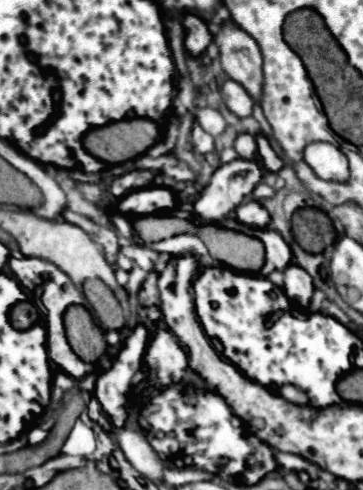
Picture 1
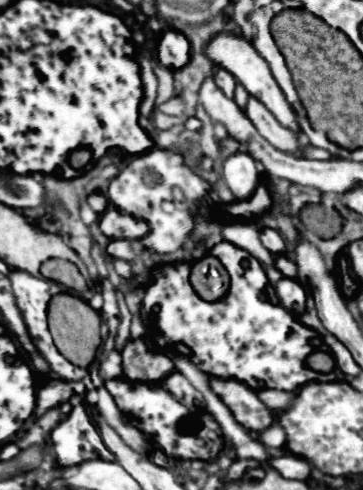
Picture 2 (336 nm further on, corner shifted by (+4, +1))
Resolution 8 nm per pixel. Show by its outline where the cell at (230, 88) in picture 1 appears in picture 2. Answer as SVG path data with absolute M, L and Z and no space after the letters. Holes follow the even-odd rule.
M218 68L214 72L214 80L216 80L216 86L228 96L228 98L234 98L234 86L236 86L236 80L230 72L226 72L224 68Z

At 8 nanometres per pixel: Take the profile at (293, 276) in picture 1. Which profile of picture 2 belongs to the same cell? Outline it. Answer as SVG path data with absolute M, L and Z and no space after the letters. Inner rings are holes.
M282 278L278 284L276 284L276 292L278 292L278 298L280 298L280 304L294 316L294 318L300 318L302 312L304 312L304 304L306 304L306 292L302 290L302 286L292 280L292 278Z

